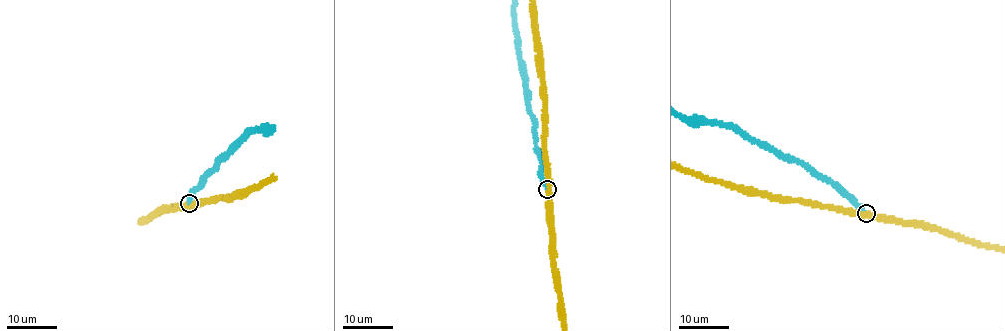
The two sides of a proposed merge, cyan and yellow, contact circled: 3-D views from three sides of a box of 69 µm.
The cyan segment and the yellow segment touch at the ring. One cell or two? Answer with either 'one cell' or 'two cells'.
two cells

